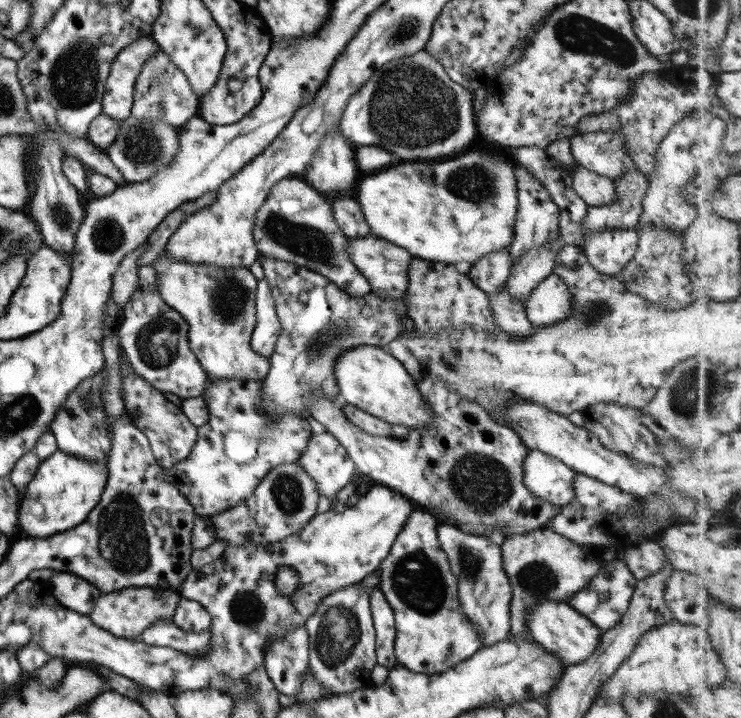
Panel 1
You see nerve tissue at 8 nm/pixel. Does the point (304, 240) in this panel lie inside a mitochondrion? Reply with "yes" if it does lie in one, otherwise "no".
yes

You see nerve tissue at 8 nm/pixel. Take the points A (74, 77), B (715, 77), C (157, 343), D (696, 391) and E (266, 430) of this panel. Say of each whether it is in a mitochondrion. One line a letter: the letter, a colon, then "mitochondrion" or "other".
A: mitochondrion
B: other
C: mitochondrion
D: mitochondrion
E: mitochondrion

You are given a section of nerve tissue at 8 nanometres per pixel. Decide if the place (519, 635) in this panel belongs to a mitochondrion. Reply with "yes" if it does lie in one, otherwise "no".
no

